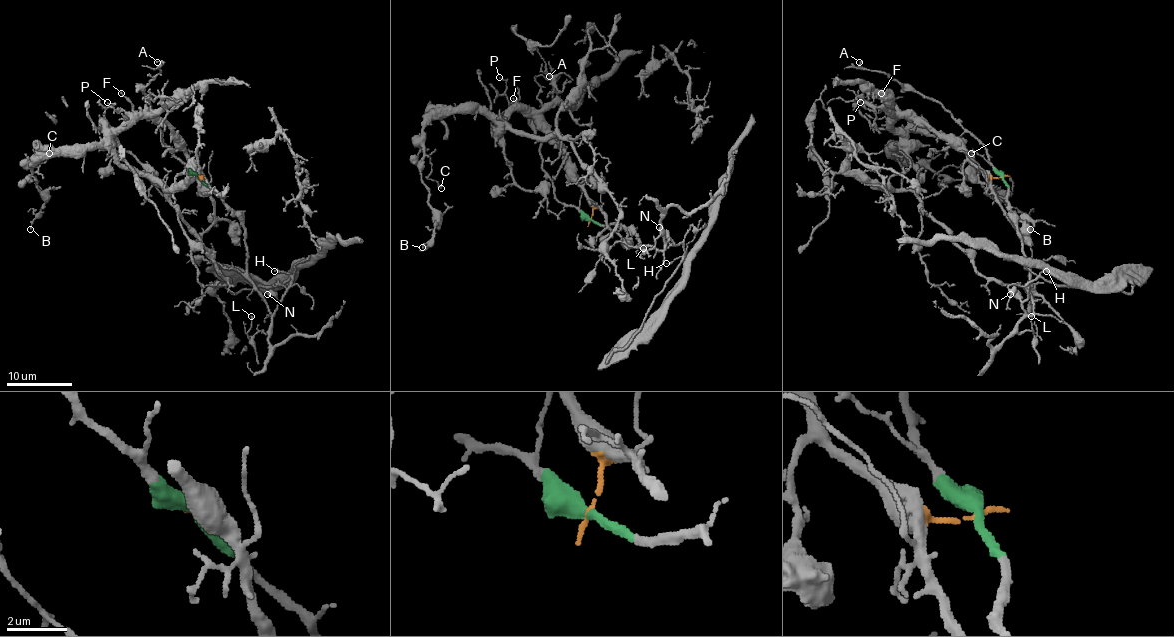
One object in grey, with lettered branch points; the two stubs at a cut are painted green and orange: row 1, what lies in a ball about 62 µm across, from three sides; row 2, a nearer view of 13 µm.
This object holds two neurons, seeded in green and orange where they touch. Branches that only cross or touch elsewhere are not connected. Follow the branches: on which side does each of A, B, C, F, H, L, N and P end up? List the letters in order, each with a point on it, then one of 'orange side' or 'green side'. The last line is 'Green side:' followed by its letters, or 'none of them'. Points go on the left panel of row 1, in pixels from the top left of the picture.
A: at (157, 62); green side
B: at (30, 229); orange side
C: at (49, 153); orange side
F: at (121, 93); orange side
H: at (274, 271); green side
L: at (251, 316); green side
N: at (267, 294); green side
P: at (107, 102); orange side
Green side: A, H, L, N

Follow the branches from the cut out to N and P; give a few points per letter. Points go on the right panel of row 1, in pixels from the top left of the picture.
N: (1003, 177), (1008, 188), (1008, 211), (1016, 219), (1018, 235), (1031, 270), (1031, 315), (1021, 301), (1009, 294)
P: (1003, 177), (987, 177), (961, 149), (927, 125), (860, 102)

